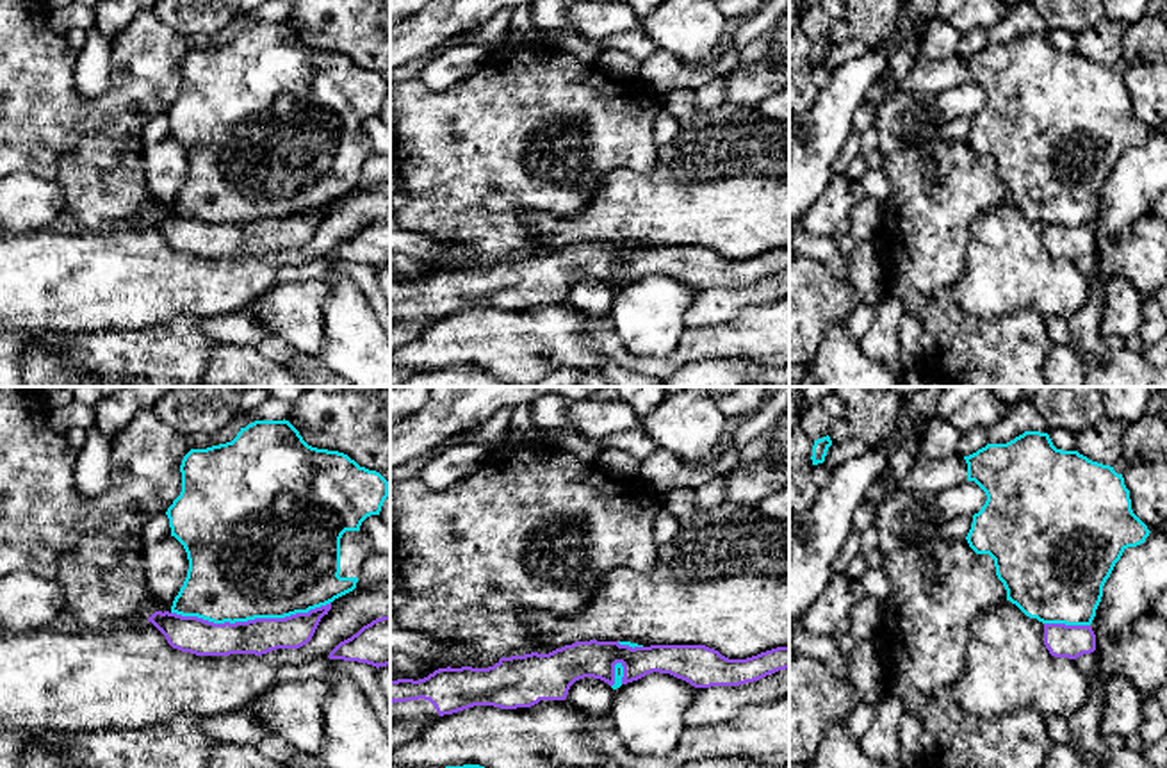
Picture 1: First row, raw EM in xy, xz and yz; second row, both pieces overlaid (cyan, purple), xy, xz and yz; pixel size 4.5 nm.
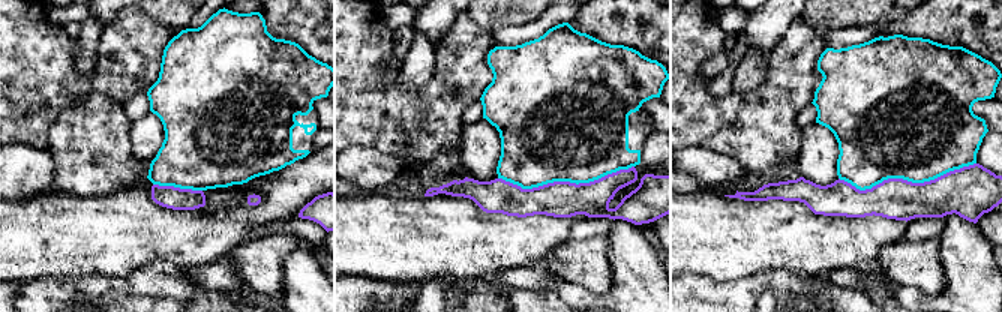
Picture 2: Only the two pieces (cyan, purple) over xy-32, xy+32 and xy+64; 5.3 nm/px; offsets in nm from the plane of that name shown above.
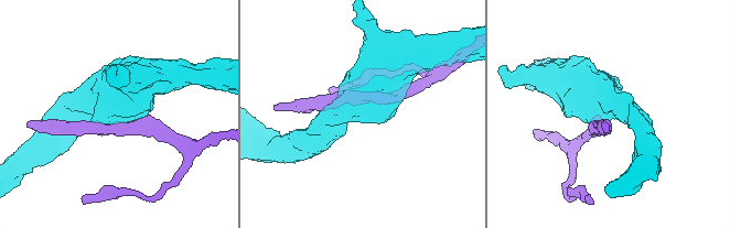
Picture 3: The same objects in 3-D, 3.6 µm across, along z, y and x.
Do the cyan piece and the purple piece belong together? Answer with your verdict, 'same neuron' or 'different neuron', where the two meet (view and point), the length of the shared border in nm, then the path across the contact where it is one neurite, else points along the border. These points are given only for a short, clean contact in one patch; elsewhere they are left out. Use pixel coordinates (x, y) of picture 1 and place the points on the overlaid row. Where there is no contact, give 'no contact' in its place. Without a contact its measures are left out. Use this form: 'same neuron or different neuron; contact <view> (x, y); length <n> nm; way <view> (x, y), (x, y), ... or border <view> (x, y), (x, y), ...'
different neuron; contact xy (250, 619); length 700 nm

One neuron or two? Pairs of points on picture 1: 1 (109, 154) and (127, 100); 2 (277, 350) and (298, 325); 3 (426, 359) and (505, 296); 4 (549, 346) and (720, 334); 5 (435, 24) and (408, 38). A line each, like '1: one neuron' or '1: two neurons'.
1: two neurons
2: two neurons
3: two neurons
4: one neuron
5: one neuron

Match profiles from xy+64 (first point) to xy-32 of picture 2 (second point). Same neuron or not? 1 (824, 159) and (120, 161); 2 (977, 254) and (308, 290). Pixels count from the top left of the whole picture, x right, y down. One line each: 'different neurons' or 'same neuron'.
1: different neurons
2: same neuron

